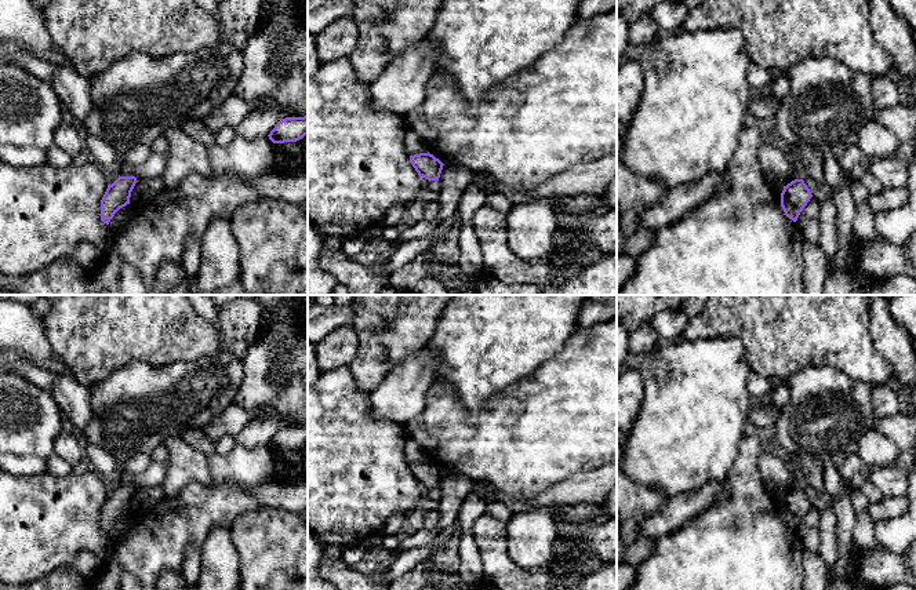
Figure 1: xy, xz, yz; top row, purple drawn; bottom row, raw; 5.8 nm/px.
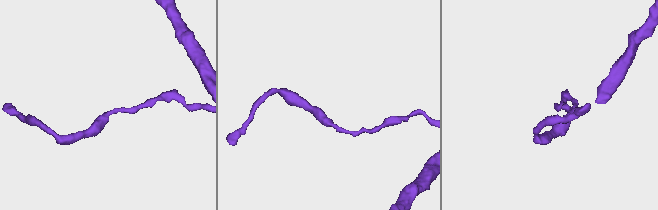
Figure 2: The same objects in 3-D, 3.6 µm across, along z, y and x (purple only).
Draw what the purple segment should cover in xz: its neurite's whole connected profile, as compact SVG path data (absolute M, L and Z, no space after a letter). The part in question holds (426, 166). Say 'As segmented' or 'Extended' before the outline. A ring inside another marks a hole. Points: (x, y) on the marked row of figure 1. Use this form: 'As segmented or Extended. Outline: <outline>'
As segmented. Outline: M429 152L410 156L410 163L412 164L418 175L428 179L429 182L439 181L444 165Z

